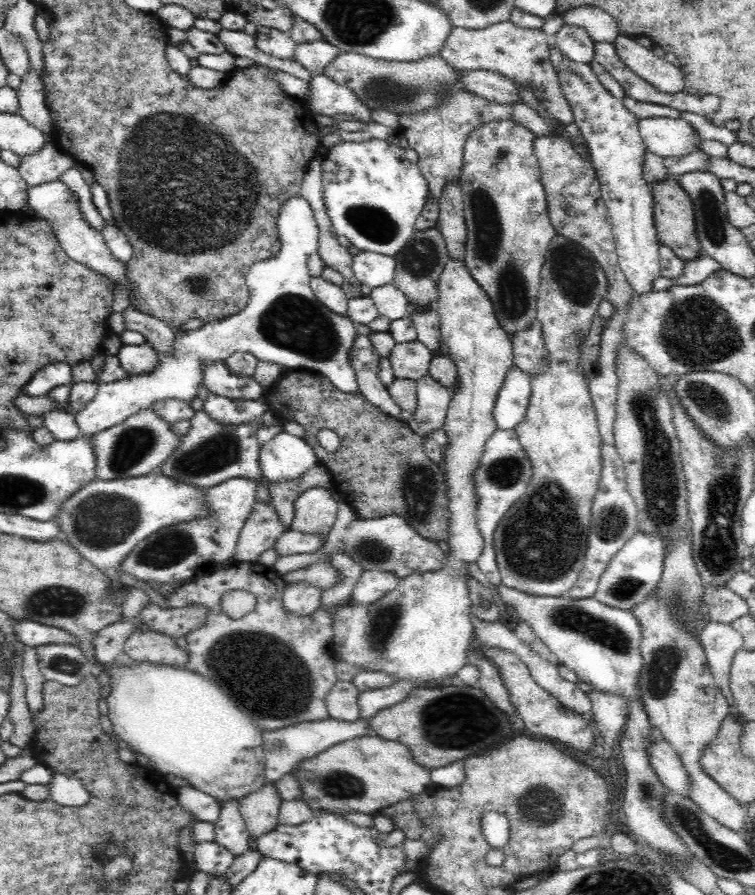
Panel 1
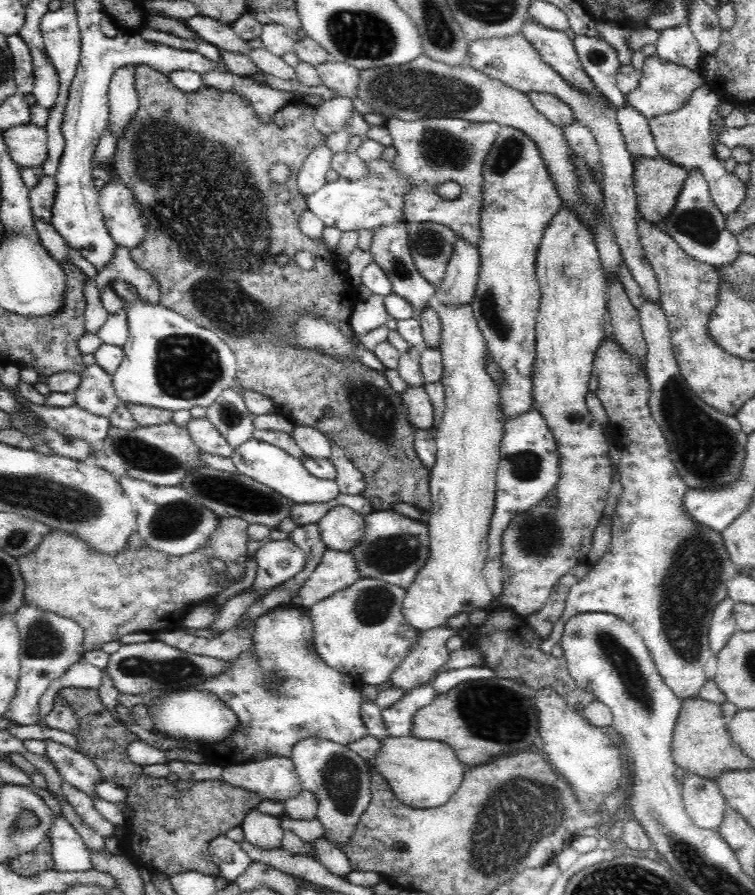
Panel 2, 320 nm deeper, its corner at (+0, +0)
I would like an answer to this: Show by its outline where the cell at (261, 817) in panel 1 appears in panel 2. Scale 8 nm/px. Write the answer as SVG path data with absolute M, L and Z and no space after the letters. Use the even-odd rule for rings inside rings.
M268 755L239 765L225 766L220 777L232 786L240 786L265 800L286 801L303 790L291 757Z

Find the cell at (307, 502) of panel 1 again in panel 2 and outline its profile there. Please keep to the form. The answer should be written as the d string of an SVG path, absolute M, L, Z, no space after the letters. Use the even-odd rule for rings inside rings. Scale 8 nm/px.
M338 504L317 524L329 550L352 552L364 538L366 518L348 506Z

